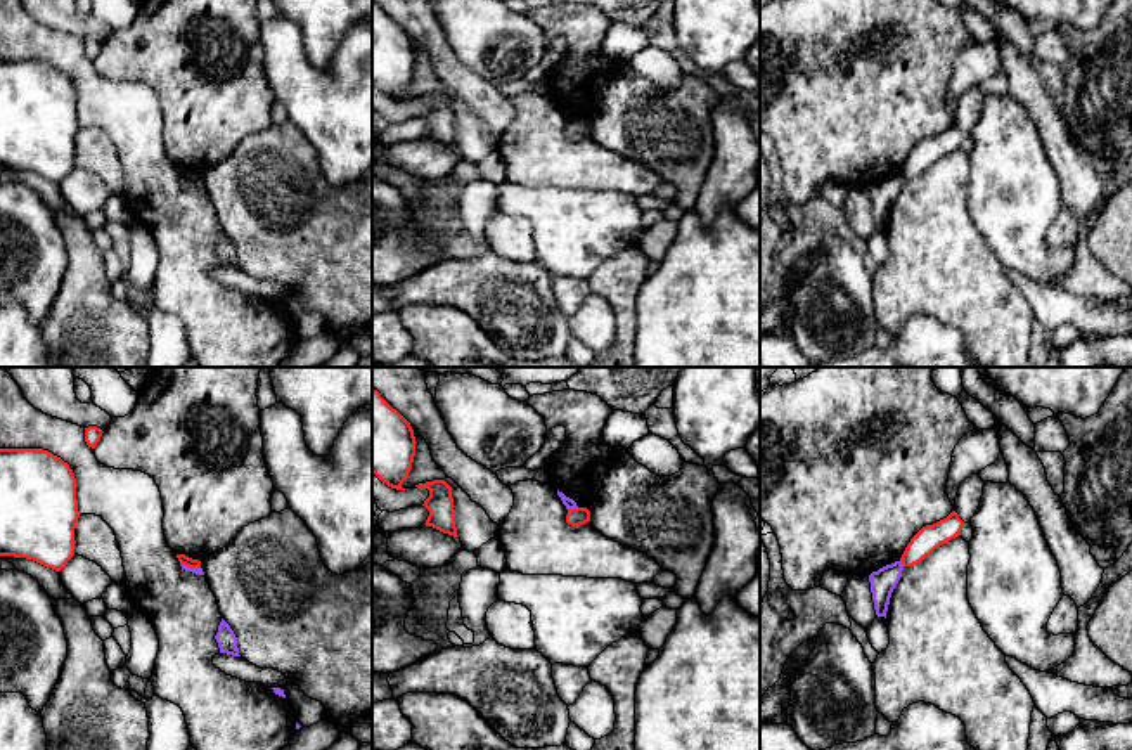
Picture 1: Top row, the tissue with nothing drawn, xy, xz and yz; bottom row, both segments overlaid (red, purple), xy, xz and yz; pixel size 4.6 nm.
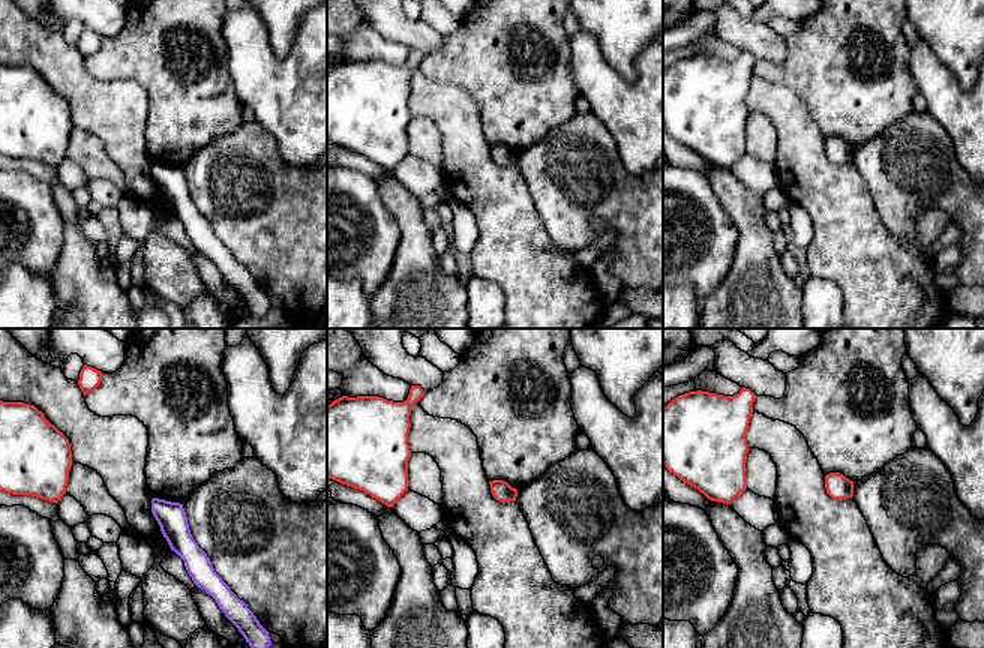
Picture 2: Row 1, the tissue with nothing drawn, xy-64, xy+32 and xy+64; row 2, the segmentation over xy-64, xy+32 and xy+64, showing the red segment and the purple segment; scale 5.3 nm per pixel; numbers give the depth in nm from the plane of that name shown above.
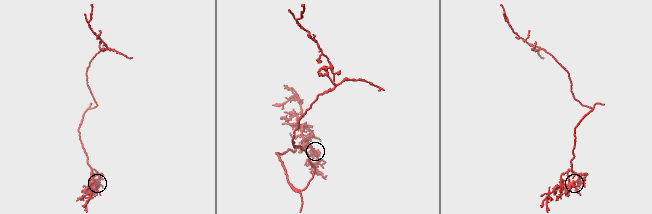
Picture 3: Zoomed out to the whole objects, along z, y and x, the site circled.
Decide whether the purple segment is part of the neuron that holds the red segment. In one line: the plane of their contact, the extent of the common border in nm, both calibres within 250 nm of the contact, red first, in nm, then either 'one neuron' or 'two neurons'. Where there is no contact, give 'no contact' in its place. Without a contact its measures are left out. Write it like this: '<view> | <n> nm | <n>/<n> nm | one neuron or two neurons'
yz | 40 nm | 120/120 nm | two neurons

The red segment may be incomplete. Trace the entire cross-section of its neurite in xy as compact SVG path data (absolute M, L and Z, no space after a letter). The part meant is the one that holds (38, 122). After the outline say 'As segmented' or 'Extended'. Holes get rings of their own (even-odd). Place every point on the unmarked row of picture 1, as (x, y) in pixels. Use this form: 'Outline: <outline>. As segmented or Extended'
Outline: M0 61L0 168L33 171L61 184L74 168L78 130L76 90L68 74L43 61Z. As segmented

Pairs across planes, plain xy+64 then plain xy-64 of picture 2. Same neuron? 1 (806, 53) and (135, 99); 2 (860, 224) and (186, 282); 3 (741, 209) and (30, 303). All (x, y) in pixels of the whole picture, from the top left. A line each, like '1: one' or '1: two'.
1: two
2: one
3: two

